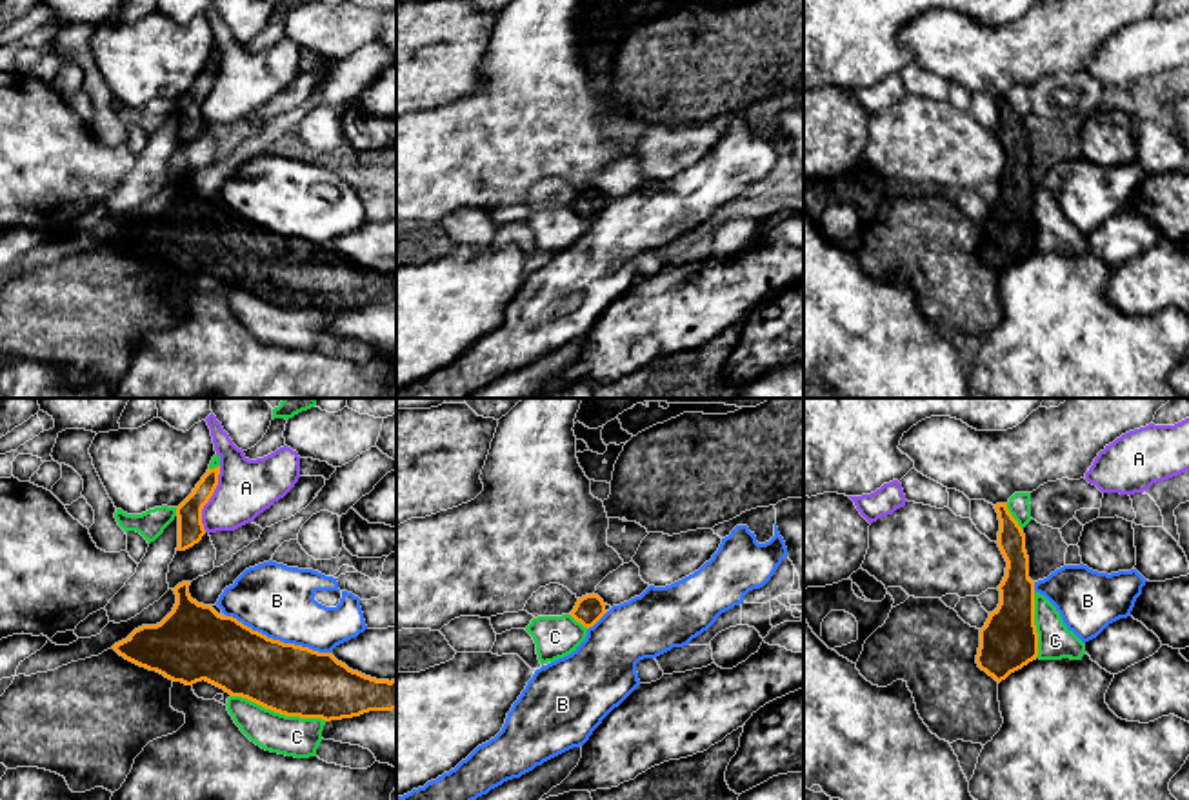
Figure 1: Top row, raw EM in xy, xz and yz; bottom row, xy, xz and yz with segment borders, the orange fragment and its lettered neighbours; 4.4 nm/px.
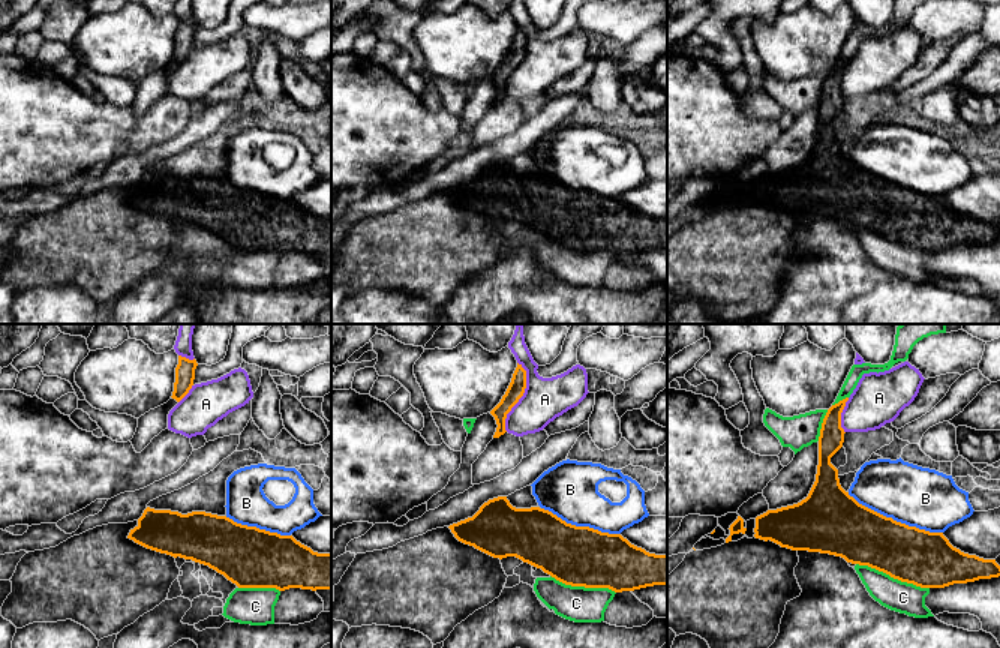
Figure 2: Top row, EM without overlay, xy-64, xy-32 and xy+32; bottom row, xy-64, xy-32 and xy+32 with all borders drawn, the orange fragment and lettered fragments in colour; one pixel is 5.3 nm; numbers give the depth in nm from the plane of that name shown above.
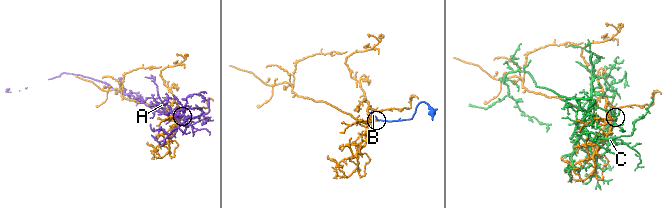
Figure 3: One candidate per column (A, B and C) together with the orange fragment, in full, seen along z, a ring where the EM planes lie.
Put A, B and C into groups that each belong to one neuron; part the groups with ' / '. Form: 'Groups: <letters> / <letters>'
Groups: A / B / C

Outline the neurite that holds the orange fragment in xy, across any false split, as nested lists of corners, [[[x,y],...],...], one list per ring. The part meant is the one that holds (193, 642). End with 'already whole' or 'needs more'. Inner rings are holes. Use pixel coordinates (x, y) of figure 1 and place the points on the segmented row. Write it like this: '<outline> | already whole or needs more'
[[[182,582],[173,589],[176,604],[160,624],[135,629],[111,649],[125,660],[156,671],[173,682],[193,685],[205,680],[231,696],[247,698],[285,716],[331,722],[369,711],[396,709],[396,680],[365,676],[338,662],[333,653],[318,653],[267,638],[236,618],[222,616],[211,605],[193,600],[189,585],[191,582]]] | already whole

